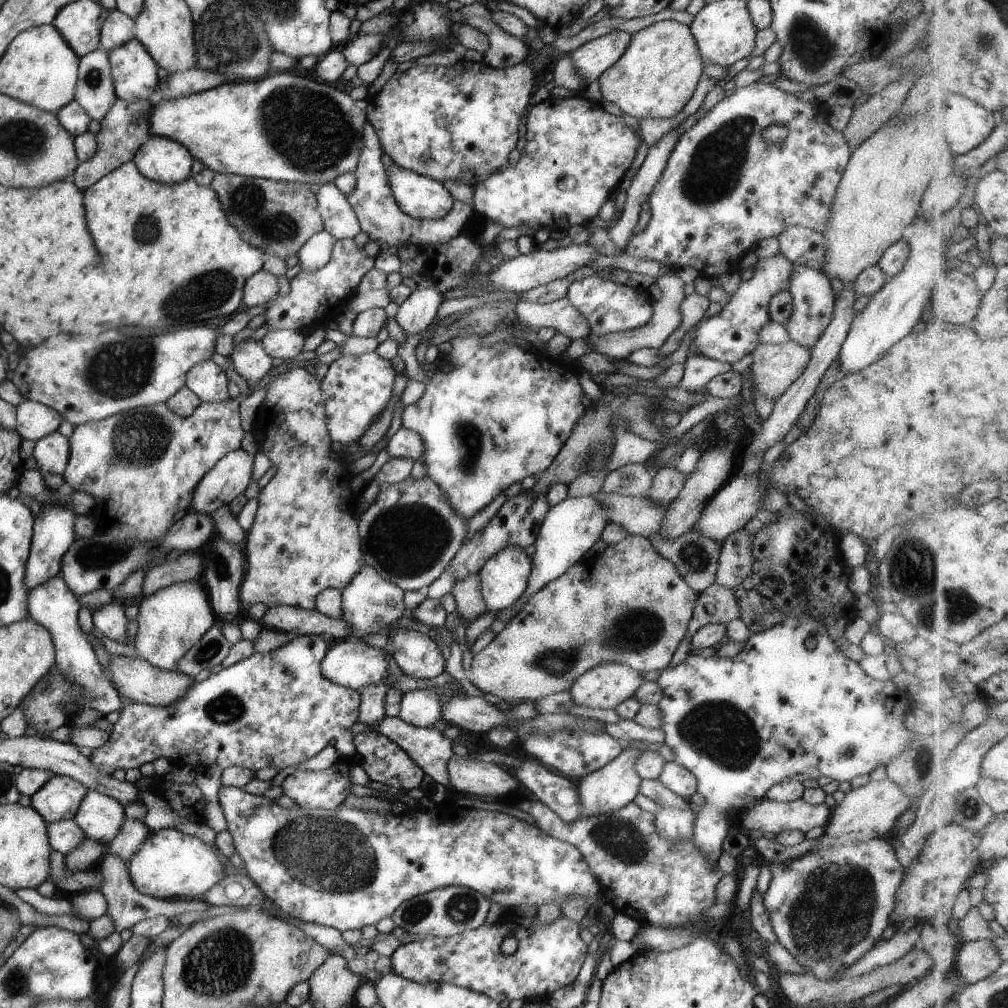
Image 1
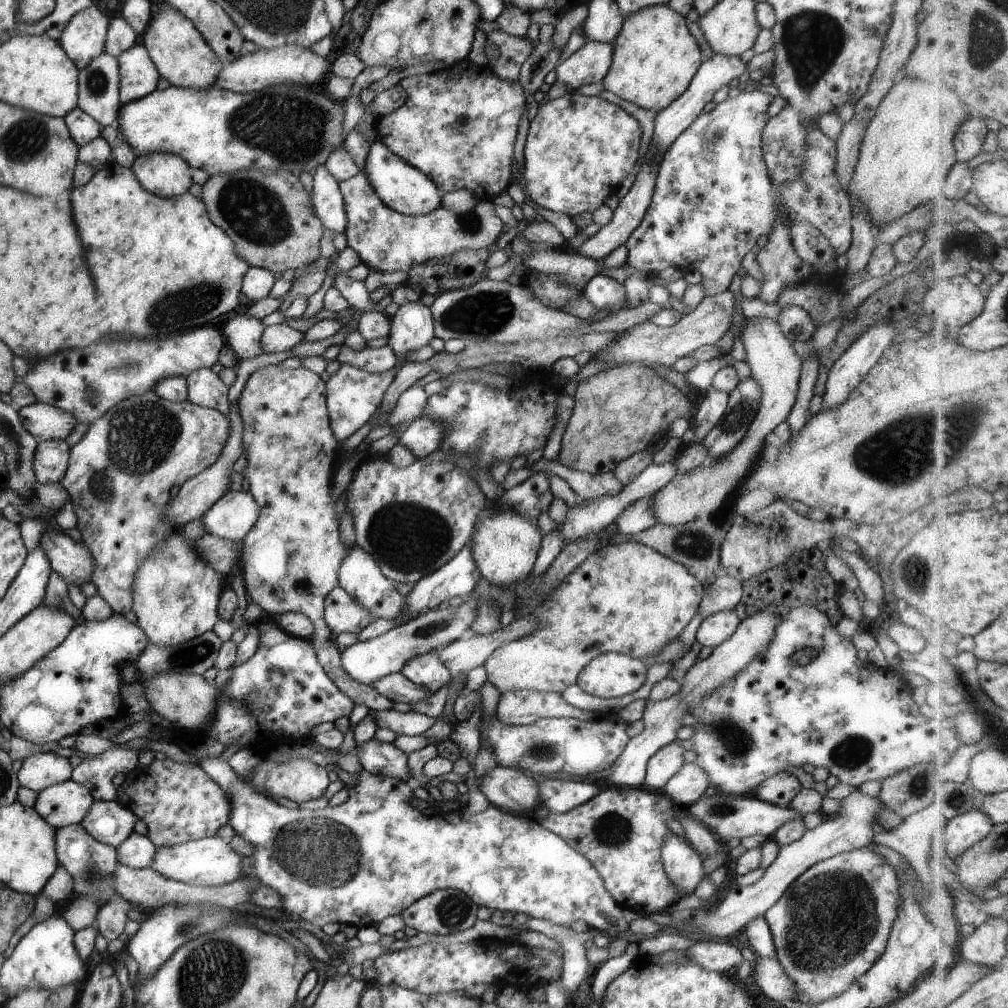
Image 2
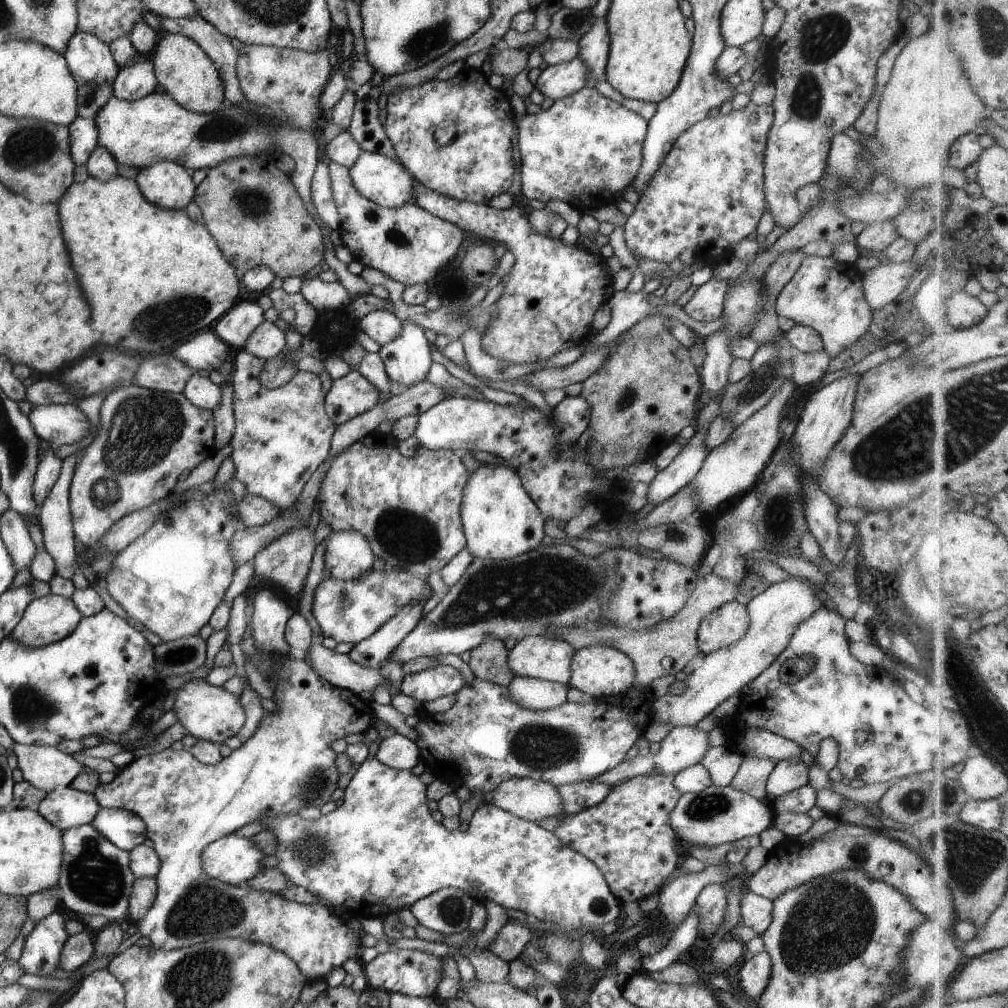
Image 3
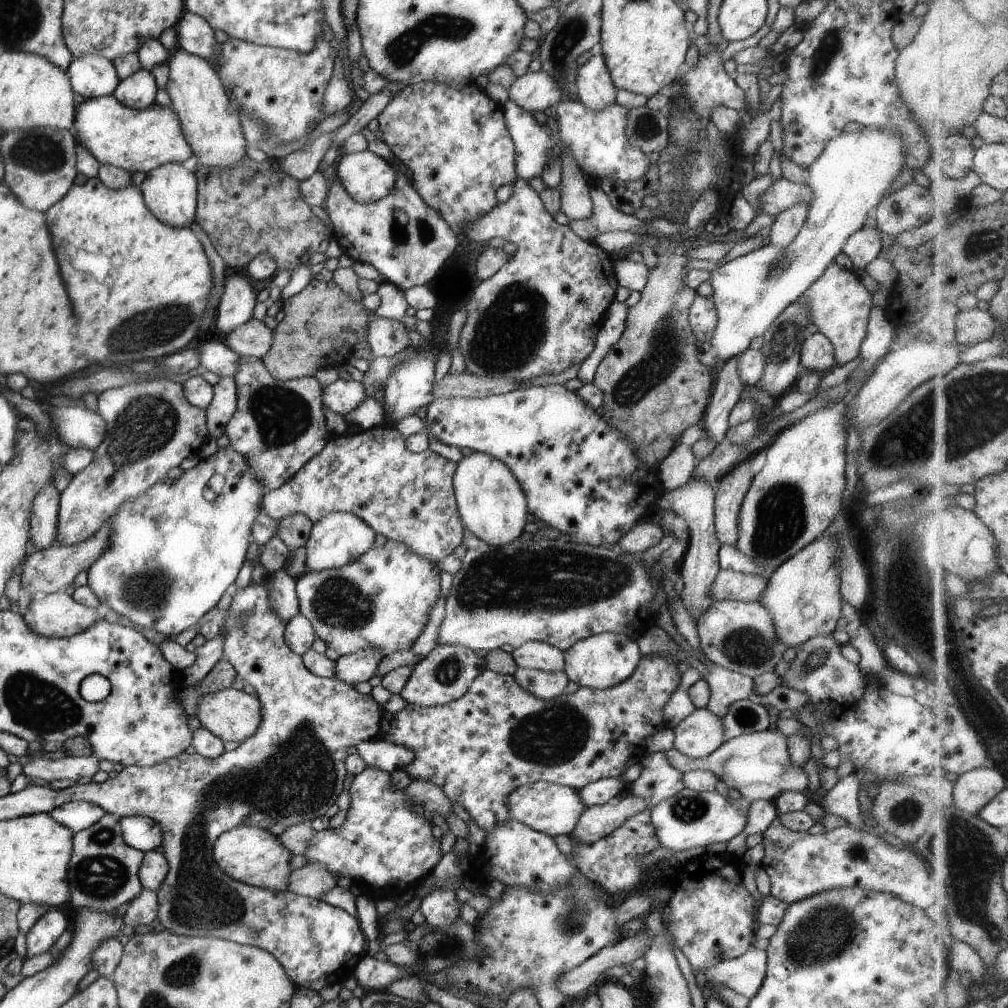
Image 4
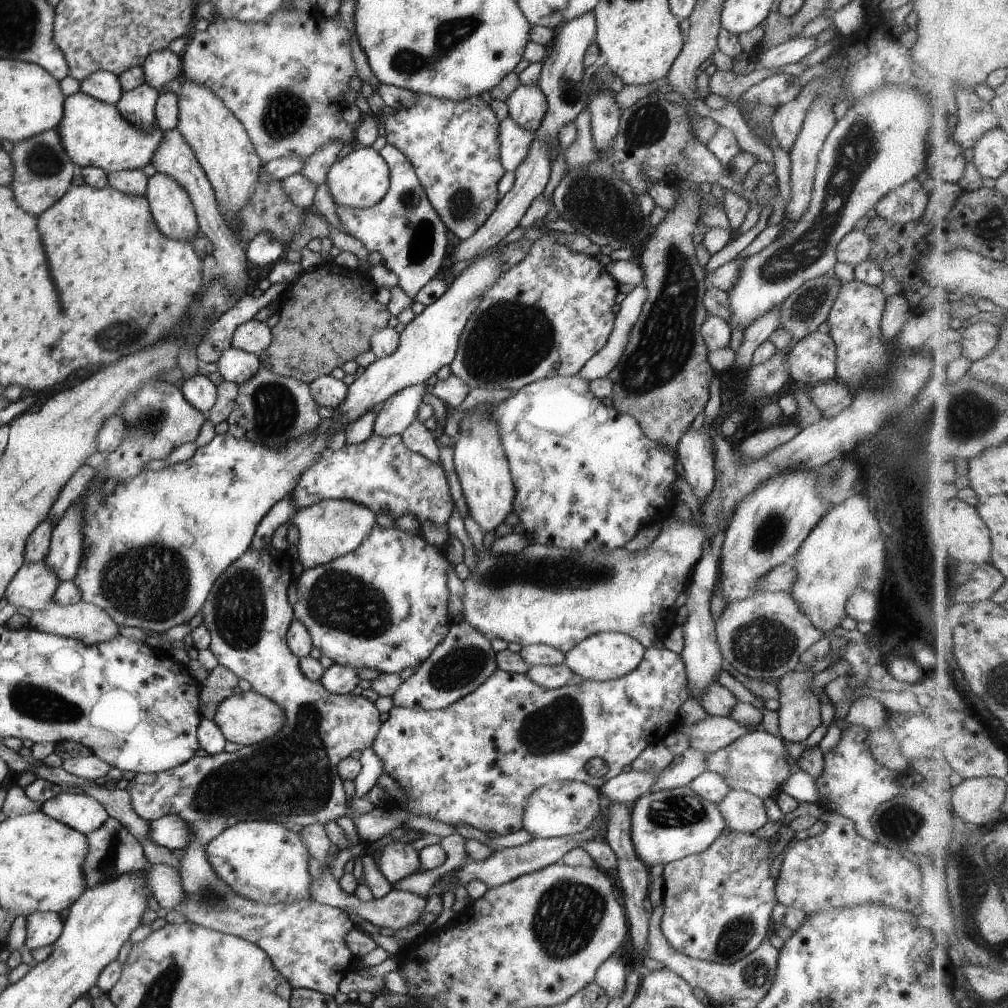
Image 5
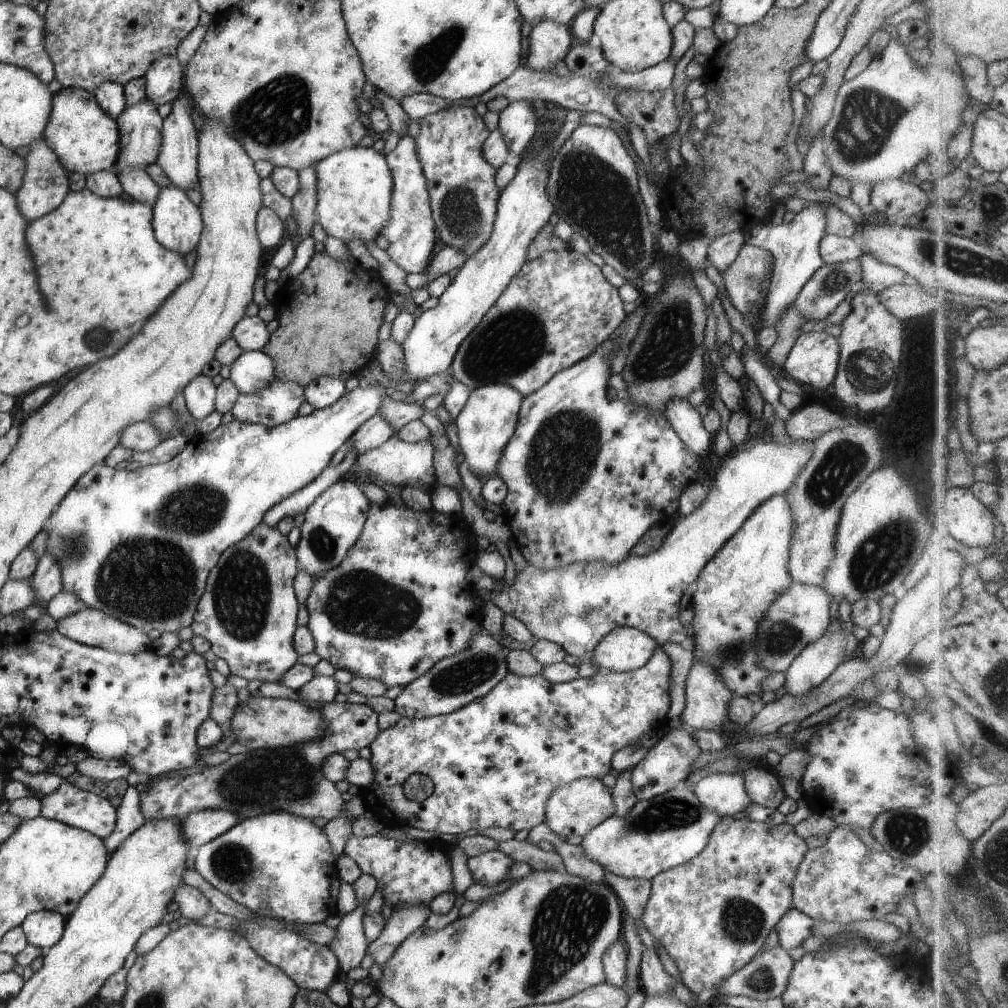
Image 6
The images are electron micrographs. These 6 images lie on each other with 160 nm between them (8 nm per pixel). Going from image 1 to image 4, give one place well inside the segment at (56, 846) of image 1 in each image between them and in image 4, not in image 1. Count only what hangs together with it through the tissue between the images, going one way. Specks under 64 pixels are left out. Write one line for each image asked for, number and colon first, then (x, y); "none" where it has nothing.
2: (91, 864)
3: (94, 878)
4: (102, 872)

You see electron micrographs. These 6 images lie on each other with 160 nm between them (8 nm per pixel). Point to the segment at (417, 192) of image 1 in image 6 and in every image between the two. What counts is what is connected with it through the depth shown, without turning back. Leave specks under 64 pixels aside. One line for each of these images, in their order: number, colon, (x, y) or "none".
2: (402, 188)
3: (384, 182)
4: (366, 177)
5: (358, 180)
6: (353, 186)

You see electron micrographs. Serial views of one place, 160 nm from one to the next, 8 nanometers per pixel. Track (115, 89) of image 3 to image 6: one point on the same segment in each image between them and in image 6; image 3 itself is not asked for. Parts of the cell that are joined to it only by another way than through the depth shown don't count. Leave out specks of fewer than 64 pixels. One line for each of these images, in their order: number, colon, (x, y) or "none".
4: (136, 91)
5: (136, 105)
6: (139, 126)

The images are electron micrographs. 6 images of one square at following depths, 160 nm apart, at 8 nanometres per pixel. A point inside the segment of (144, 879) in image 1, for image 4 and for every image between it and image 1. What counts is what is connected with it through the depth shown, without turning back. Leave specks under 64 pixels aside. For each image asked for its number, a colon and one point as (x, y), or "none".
2: (210, 861)
3: (233, 859)
4: (248, 854)

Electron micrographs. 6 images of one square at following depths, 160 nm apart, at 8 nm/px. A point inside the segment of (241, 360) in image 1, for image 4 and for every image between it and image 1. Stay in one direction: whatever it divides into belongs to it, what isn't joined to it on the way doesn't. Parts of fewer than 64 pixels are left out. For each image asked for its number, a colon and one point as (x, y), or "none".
2: (241, 333)
3: (233, 327)
4: (234, 307)

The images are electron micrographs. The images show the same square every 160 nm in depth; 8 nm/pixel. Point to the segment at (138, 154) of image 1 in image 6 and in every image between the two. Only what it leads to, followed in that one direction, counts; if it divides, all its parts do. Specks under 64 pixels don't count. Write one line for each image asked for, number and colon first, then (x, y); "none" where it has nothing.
2: (164, 174)
3: (168, 185)
4: (169, 191)
5: (173, 214)
6: (176, 222)

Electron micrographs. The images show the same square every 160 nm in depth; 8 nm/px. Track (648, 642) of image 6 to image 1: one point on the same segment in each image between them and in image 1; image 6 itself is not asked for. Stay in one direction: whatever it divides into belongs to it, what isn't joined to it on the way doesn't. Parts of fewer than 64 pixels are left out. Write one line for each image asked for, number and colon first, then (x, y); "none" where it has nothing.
1: (604, 686)
2: (608, 675)
3: (598, 672)
4: (598, 661)
5: (602, 656)

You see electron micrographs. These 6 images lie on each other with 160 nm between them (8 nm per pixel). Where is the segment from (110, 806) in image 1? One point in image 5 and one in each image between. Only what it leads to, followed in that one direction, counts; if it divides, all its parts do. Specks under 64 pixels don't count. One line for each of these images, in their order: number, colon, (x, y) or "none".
2: (108, 822)
3: (125, 830)
4: (141, 833)
5: (170, 831)

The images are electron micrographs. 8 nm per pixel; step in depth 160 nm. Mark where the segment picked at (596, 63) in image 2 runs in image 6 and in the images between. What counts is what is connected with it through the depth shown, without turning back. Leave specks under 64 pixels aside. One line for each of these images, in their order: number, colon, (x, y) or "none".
3: (555, 81)
4: (532, 92)
5: (526, 106)
6: (516, 122)

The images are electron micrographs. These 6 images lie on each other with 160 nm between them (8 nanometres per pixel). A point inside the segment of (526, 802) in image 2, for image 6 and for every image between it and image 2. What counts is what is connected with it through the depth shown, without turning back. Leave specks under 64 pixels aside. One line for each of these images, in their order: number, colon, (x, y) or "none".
3: (531, 800)
4: (552, 809)
5: (560, 808)
6: (573, 809)

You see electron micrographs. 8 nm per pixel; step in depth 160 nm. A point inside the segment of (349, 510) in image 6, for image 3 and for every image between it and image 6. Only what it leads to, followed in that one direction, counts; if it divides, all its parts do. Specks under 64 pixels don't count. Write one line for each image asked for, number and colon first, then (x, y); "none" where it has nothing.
3: (348, 554)
4: (335, 539)
5: (329, 528)

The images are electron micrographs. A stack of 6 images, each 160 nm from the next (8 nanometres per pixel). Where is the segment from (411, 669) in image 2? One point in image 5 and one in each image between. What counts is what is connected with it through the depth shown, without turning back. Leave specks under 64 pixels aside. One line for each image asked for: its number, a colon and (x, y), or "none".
3: (425, 685)
4: (444, 674)
5: (463, 660)

